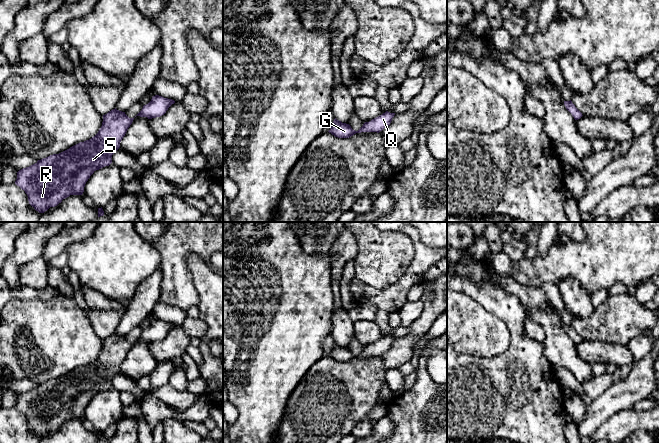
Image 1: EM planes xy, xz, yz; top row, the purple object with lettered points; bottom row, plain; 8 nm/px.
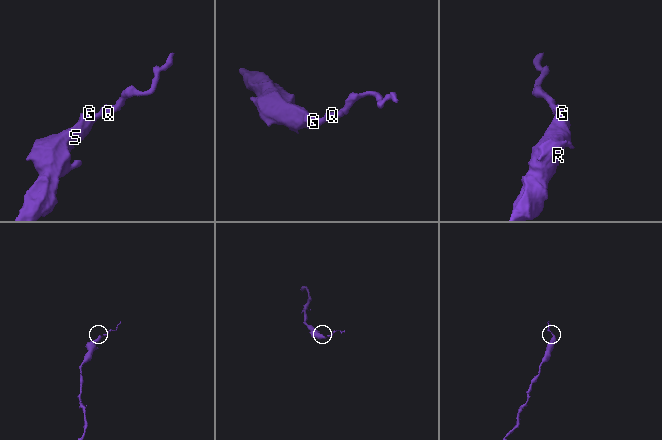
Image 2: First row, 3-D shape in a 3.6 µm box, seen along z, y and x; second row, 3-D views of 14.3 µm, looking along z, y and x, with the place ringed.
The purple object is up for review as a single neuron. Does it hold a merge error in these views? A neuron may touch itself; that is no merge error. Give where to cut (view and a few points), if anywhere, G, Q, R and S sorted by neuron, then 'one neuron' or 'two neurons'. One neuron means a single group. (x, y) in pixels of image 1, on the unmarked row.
cut none; groups G Q R S; one neuron

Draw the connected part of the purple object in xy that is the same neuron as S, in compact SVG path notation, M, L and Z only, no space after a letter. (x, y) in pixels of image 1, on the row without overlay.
M116 332L109 335L103 339L102 350L94 361L19 394L15 408L25 415L29 428L39 437L57 430L70 419L82 419L90 400L112 387L112 379L120 372L120 366L133 344Z

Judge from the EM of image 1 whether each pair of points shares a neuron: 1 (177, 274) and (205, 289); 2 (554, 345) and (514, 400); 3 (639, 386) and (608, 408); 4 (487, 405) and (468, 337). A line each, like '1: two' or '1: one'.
1: two
2: two
3: one
4: two

